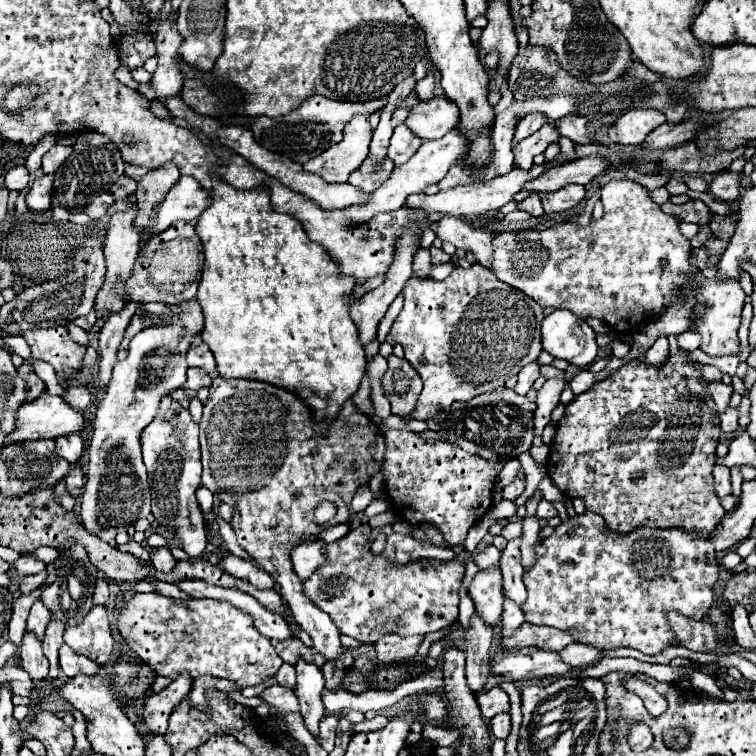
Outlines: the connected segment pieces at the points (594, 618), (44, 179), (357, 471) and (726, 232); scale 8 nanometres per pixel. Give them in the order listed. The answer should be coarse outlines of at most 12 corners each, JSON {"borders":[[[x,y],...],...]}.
{"borders":[[[588,510],[536,542],[526,622],[660,654],[720,572],[684,528]],[[40,174],[26,196],[32,212],[52,208],[54,174]],[[214,378],[202,484],[328,662],[340,632],[290,550],[348,522],[382,430],[350,400],[328,436],[288,390]],[[713,214],[710,227],[718,238],[730,241],[736,222]]]}

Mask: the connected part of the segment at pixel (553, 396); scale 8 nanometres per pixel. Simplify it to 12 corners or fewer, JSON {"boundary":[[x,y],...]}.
{"boundary":[[572,378],[546,380],[538,390],[534,410],[534,432],[542,436],[550,412],[560,402],[560,392]]}

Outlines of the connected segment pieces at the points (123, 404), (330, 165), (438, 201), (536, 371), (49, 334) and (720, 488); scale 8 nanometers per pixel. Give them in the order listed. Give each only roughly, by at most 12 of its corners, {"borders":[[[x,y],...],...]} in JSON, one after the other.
{"borders":[[[196,300],[130,340],[100,392],[80,518],[104,542],[148,518],[140,432],[186,382]],[[356,116],[344,140],[308,160],[304,170],[346,182],[368,156],[370,124]],[[514,168],[504,176],[412,194],[410,208],[476,220],[502,208],[546,172]],[[536,362],[526,364],[518,374],[514,392],[524,396],[540,376]],[[66,326],[20,334],[32,358],[54,366],[60,380],[76,376],[88,346]],[[716,464],[712,476],[718,498],[728,496],[730,468]]]}

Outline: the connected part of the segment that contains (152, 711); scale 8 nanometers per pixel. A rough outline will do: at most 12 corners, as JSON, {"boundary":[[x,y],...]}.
{"boundary":[[180,674],[144,702],[142,722],[152,736],[164,734],[170,710],[192,690]]}

